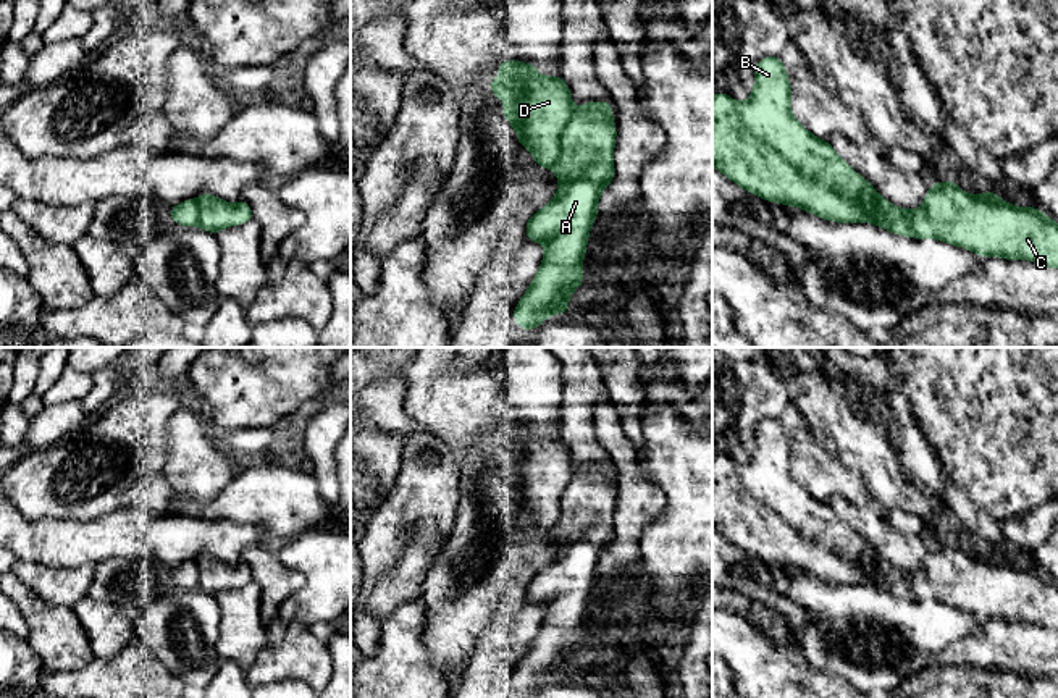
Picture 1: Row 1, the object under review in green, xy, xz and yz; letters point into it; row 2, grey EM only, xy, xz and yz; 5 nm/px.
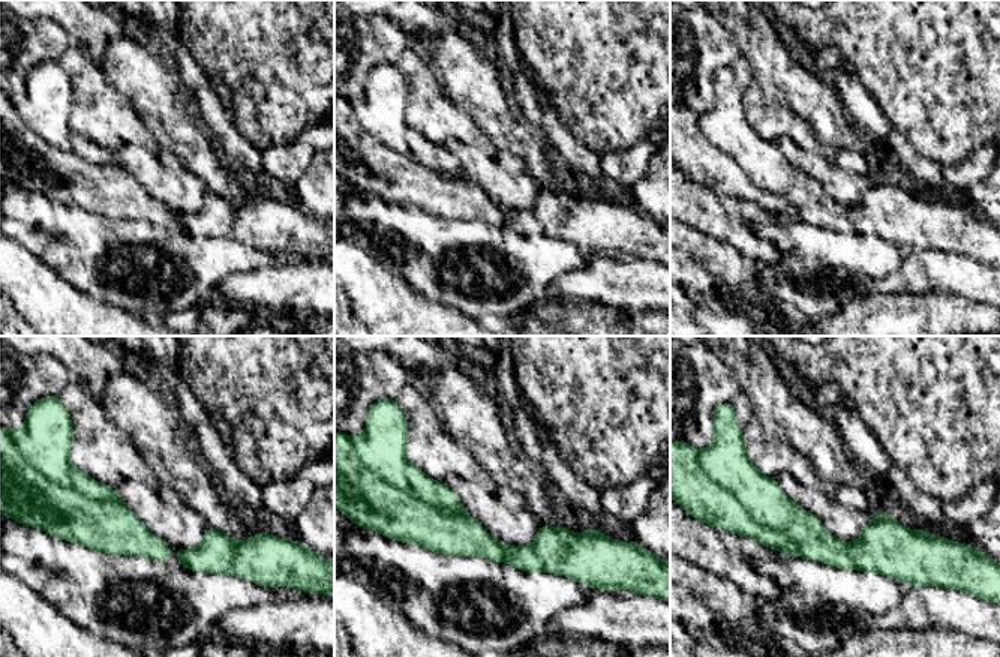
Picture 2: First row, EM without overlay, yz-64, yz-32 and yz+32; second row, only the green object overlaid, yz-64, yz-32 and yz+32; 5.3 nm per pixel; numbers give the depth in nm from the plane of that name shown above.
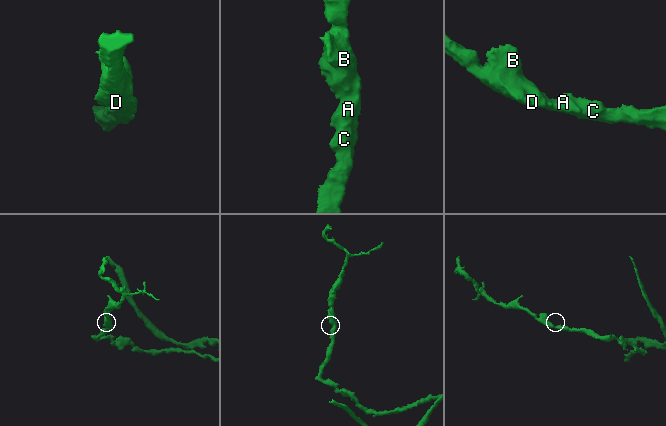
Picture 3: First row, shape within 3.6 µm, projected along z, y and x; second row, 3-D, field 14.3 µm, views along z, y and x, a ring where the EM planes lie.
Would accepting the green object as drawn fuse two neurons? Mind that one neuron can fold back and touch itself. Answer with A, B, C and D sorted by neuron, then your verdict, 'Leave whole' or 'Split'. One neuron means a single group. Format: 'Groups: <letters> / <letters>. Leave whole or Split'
Groups: A B C / D. Split

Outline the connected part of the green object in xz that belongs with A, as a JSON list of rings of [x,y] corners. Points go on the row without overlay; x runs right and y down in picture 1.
[[[611,462],[585,464],[572,472],[552,535],[560,545],[552,562],[525,587],[528,603],[544,608],[543,625],[512,679],[522,692],[538,690],[552,675],[570,675],[569,661],[583,646],[588,596],[598,562],[615,540]]]

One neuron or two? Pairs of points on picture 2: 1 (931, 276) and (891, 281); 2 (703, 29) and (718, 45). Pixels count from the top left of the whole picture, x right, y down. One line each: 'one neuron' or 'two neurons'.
1: one neuron
2: one neuron

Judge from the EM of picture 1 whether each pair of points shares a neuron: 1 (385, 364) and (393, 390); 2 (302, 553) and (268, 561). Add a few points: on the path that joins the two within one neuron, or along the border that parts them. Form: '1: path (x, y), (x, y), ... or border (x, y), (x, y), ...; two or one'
1: border (406, 369), (367, 386); two
2: border (275, 546), (280, 561), (304, 579), (294, 593); two

